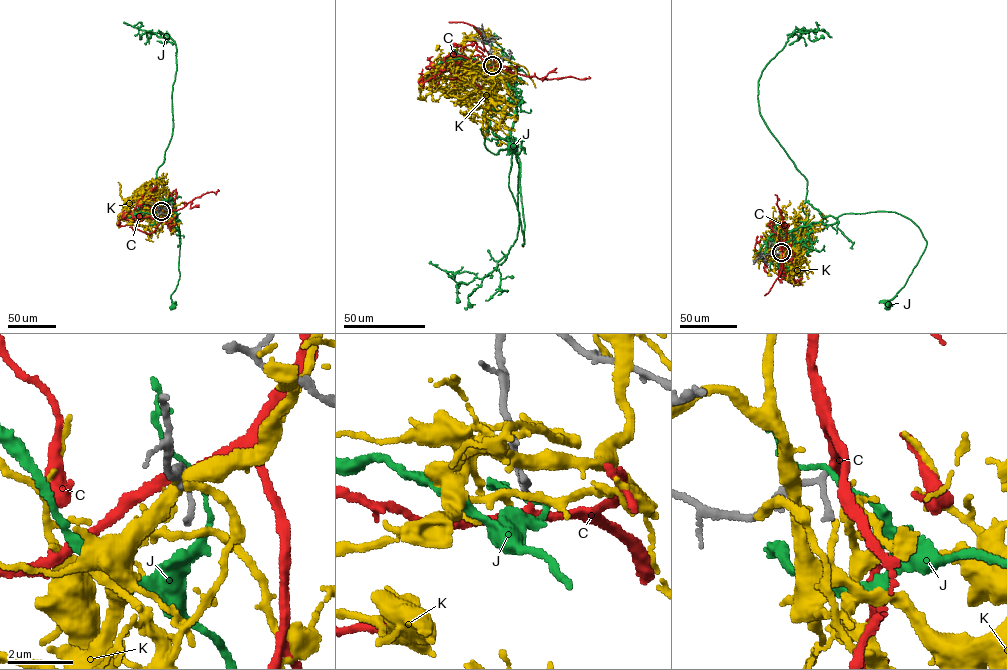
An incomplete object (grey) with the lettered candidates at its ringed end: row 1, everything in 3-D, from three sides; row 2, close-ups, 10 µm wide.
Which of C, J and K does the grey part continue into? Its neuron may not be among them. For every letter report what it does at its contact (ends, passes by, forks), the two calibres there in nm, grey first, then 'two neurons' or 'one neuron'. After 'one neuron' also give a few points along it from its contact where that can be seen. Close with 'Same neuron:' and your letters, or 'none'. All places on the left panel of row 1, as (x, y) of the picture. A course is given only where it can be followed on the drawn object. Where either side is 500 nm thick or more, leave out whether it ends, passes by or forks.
C: it passes by; 150 nm thick on the grey side, 240 nm on the other; one neuron; it runs (161, 211), (164, 207), (160, 205), (171, 194), (175, 201), (169, 209), (177, 210), (196, 197), (218, 189)
J: it passes by; 150 nm thick on the grey side, 120 nm on the other; two neurons
K: it passes by; 220 nm thick on the grey side, 400 nm on the other; two neurons
Same neuron: C

